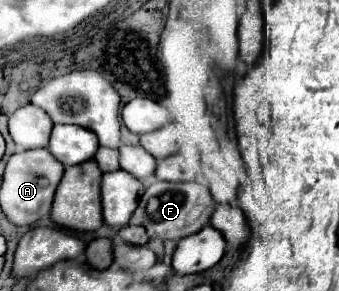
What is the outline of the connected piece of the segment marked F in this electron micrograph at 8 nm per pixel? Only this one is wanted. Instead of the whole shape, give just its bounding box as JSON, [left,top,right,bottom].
[129,182,213,240]

